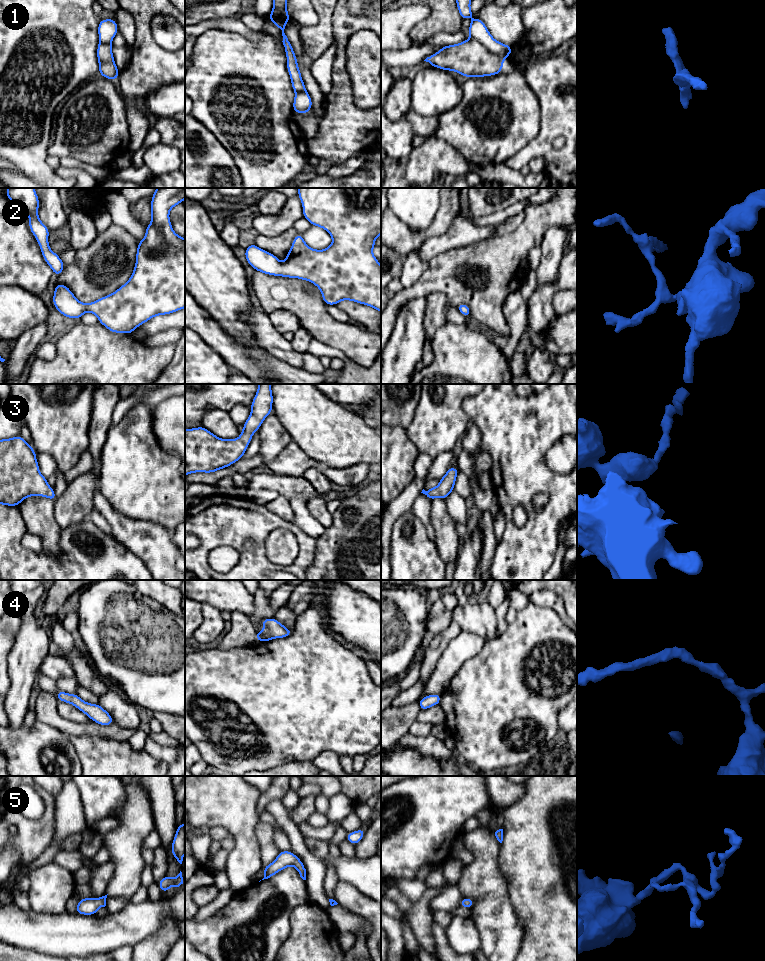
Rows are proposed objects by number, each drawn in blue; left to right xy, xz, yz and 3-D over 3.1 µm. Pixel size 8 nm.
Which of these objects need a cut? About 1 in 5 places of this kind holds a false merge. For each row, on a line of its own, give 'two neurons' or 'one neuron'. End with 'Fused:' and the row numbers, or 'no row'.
1: two neurons
2: one neuron
3: one neuron
4: one neuron
5: one neuron
Fused: 1

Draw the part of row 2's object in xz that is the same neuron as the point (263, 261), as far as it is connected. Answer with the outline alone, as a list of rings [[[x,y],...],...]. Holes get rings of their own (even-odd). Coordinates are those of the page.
[[[297,188],[298,196],[303,206],[303,217],[311,225],[328,231],[333,241],[324,250],[310,248],[301,234],[297,234],[286,261],[281,263],[275,255],[265,251],[254,243],[245,249],[248,264],[256,271],[267,275],[298,278],[316,285],[322,294],[326,305],[337,305],[342,300],[350,300],[368,305],[381,313],[381,265],[373,255],[375,240],[381,234],[381,188]]]

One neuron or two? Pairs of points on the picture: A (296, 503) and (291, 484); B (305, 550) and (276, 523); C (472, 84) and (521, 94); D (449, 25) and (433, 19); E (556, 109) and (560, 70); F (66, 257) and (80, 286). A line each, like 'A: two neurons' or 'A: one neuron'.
A: two neurons
B: one neuron
C: one neuron
D: one neuron
E: one neuron
F: two neurons

